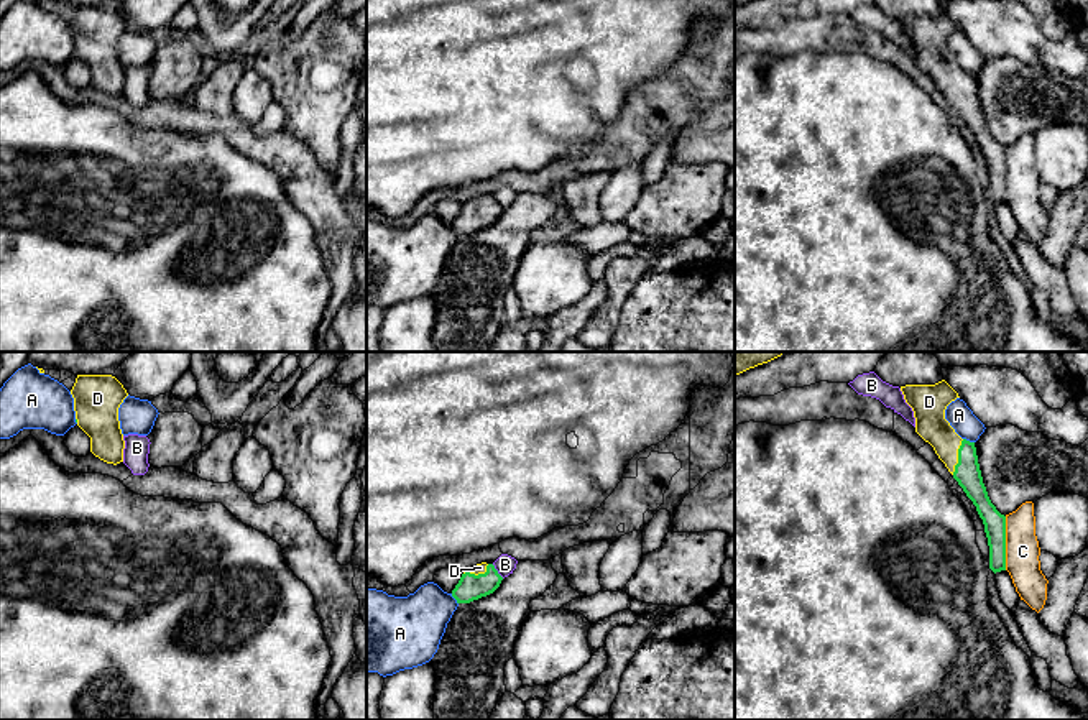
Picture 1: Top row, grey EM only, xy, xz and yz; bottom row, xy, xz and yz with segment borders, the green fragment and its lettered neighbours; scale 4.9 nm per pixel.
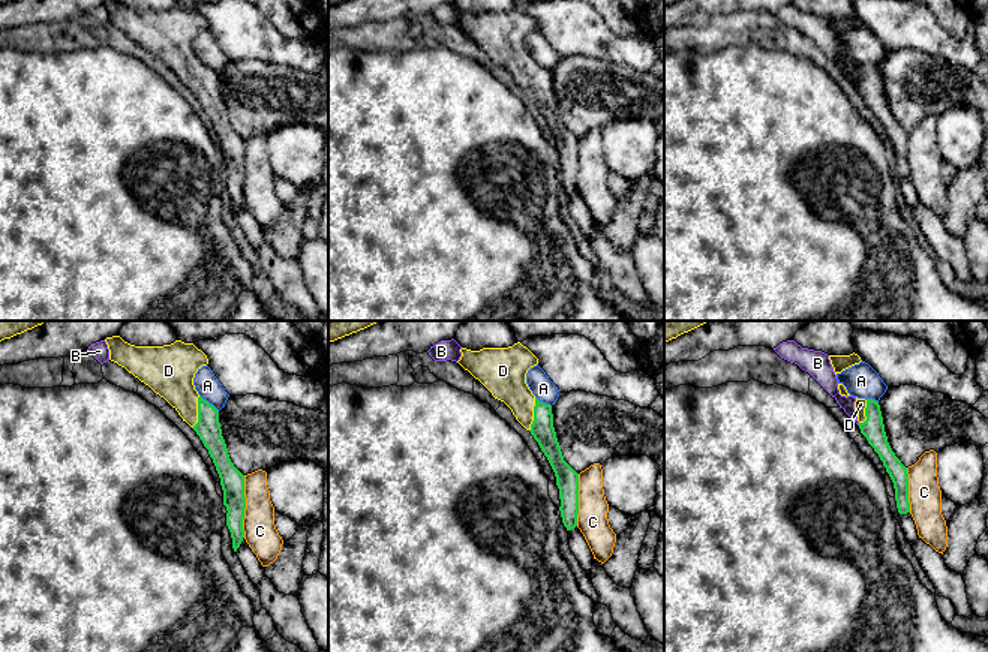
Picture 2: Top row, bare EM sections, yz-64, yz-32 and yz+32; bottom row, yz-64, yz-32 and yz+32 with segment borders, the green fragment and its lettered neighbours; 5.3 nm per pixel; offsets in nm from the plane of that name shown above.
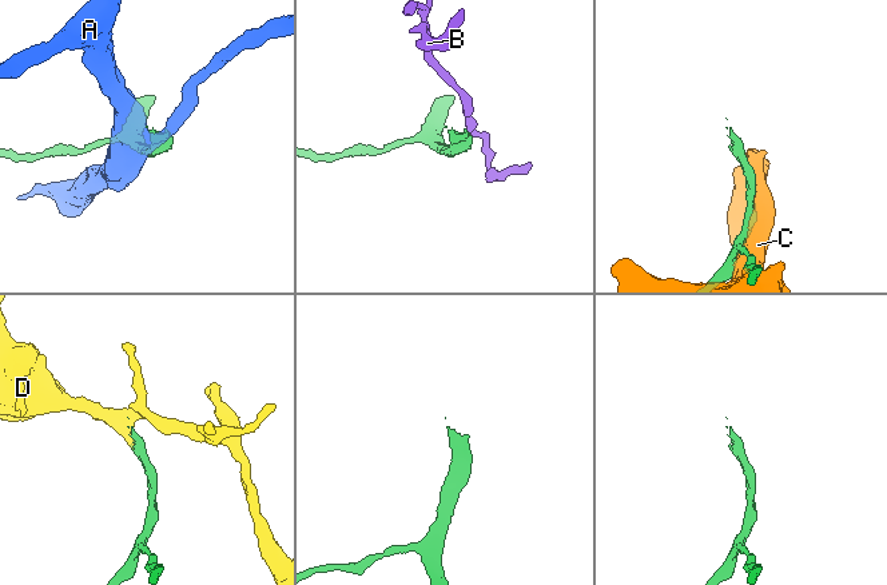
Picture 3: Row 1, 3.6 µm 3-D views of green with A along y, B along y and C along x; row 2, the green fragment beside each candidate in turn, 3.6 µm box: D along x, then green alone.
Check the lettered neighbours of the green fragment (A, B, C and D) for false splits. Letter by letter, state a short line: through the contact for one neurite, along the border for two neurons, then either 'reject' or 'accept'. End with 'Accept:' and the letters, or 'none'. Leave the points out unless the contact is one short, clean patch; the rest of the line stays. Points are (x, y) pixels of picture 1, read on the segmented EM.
A: line yz (963, 438), (973, 443); reject
B: line xz (492, 564), (503, 577); reject
C: reject
D: line yz (967, 472), (958, 457), (931, 424); accept
Accept: D

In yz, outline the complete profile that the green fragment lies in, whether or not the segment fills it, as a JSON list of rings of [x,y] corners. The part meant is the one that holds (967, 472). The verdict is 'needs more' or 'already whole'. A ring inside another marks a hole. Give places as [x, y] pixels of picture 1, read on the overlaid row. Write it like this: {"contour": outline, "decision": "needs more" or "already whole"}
{"contour": [[[945,381],[935,385],[906,385],[901,386],[906,403],[912,408],[915,418],[915,432],[929,442],[938,459],[945,464],[948,472],[963,488],[966,496],[976,506],[976,511],[984,524],[984,533],[989,546],[989,569],[996,574],[1006,570],[1006,516],[1001,515],[996,506],[991,503],[986,487],[983,483],[976,447],[975,442],[961,439],[950,422],[945,419],[947,406],[955,401],[958,393]]], "decision": "needs more"}

